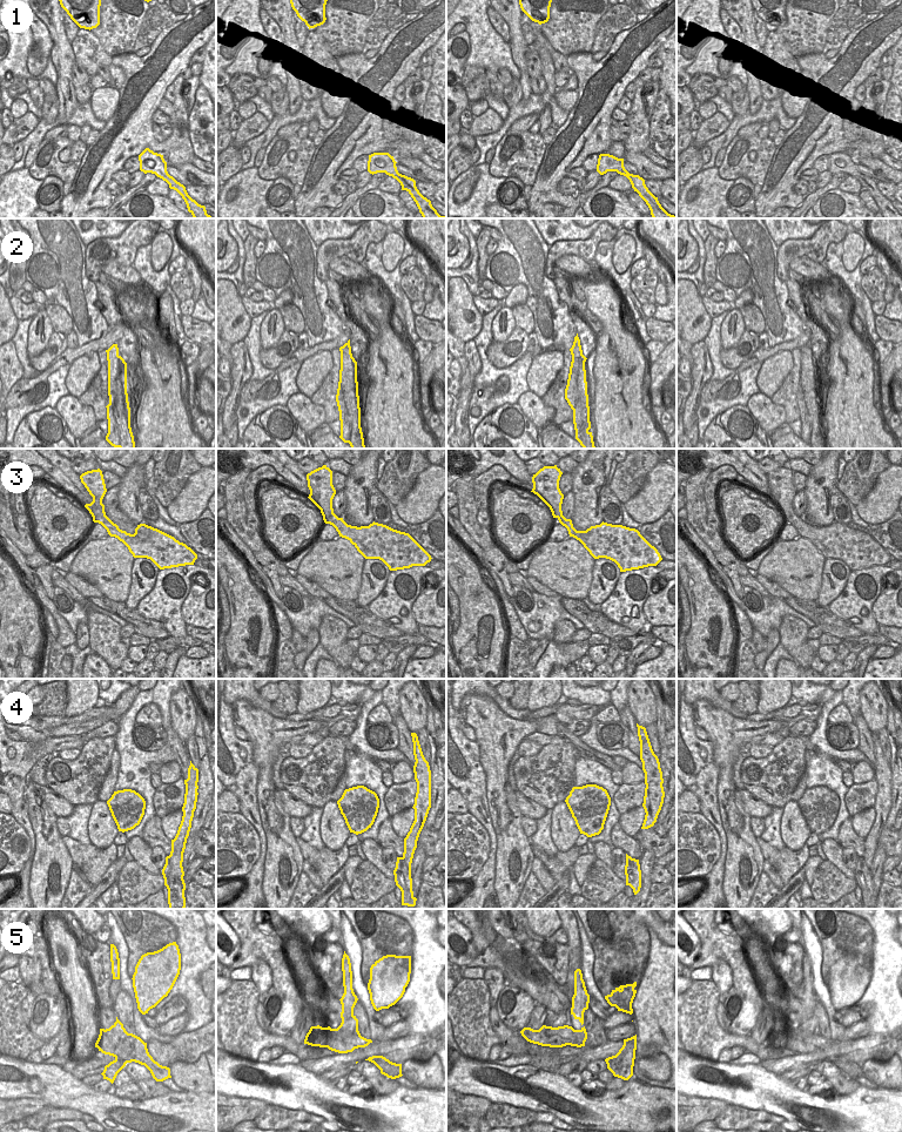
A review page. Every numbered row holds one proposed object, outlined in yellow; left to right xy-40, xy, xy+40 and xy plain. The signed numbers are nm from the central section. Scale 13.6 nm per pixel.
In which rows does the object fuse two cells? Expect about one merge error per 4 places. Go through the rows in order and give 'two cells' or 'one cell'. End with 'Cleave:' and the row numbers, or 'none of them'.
1: one cell
2: two cells
3: one cell
4: two cells
5: two cells
Cleave: 2, 4, 5

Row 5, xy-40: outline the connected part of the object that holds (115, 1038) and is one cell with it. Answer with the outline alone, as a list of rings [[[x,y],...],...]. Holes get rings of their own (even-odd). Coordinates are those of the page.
[[[117,1017],[116,1022],[109,1029],[110,1030],[108,1032],[105,1032],[107,1036],[107,1043],[103,1044],[100,1040],[101,1045],[95,1047],[97,1047],[102,1053],[113,1056],[115,1058],[113,1062],[105,1066],[105,1070],[101,1073],[103,1079],[107,1079],[113,1084],[117,1073],[128,1063],[129,1054],[123,1051],[123,1043],[128,1037],[134,1035],[126,1031],[123,1024],[117,1019]]]

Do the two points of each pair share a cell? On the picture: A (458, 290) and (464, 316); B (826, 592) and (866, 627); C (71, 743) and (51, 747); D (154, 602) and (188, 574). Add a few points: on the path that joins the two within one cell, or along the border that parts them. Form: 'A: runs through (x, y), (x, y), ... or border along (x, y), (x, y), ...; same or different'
A: runs through (459, 296), (460, 310); same
B: border along (849, 575), (845, 588), (827, 606); different
C: runs through (66, 743), (55, 746); same
D: runs through (161, 590), (161, 579), (167, 573), (175, 573); same

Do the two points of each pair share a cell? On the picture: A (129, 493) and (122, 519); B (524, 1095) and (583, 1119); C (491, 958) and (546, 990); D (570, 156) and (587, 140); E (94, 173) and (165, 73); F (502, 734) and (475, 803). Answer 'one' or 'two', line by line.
A: two
B: one
C: one
D: one
E: one
F: two

